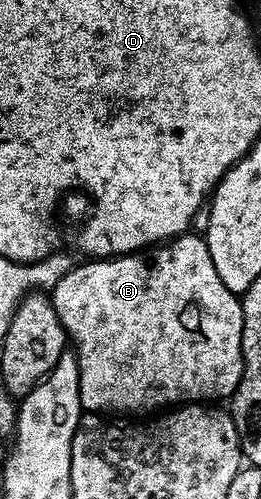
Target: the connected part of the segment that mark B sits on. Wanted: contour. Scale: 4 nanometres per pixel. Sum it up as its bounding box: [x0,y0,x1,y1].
[50,231,244,415]

